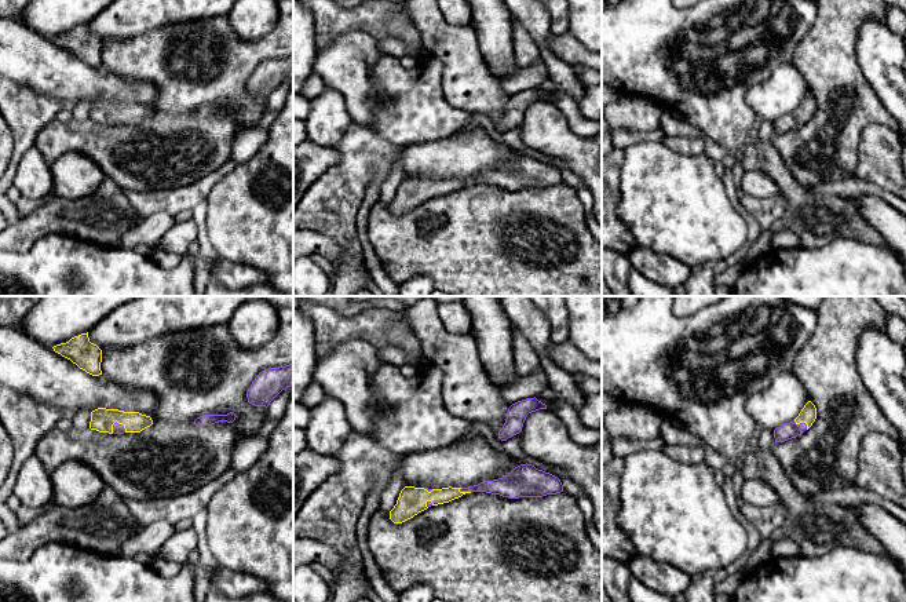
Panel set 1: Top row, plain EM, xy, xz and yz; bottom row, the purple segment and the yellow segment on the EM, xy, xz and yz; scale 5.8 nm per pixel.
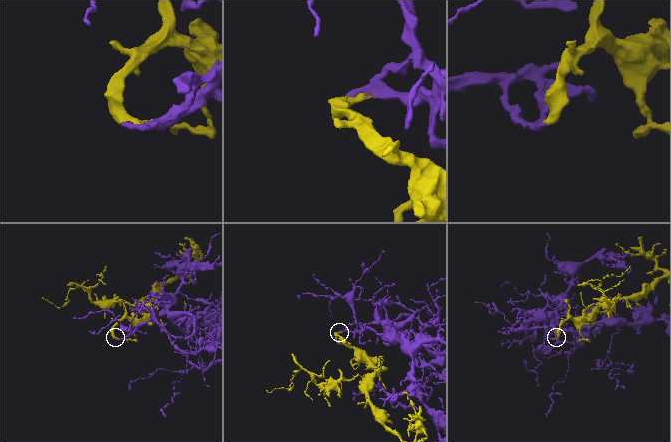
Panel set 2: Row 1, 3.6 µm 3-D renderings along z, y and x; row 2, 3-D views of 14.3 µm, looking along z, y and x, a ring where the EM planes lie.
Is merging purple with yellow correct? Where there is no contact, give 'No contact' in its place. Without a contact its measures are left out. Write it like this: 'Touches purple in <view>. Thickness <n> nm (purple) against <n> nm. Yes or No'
Touches purple in xy. Thickness 60 nm (purple) against 140 nm. Yes

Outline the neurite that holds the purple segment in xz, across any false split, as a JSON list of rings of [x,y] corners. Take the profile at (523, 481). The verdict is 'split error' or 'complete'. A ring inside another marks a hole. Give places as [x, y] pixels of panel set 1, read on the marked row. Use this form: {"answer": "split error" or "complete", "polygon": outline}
{"answer": "split error", "polygon": [[[526,463],[515,467],[503,478],[485,481],[468,488],[428,489],[405,486],[397,504],[390,511],[390,519],[394,523],[402,523],[431,506],[449,503],[471,492],[486,492],[508,499],[542,497],[563,492],[563,485],[558,477]]]}

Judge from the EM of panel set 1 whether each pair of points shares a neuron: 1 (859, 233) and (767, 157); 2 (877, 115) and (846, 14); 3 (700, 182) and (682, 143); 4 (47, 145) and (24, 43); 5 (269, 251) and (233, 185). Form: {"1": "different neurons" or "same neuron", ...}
{"1": "same neuron", "2": "same neuron", "3": "different neurons", "4": "different neurons", "5": "same neuron"}

